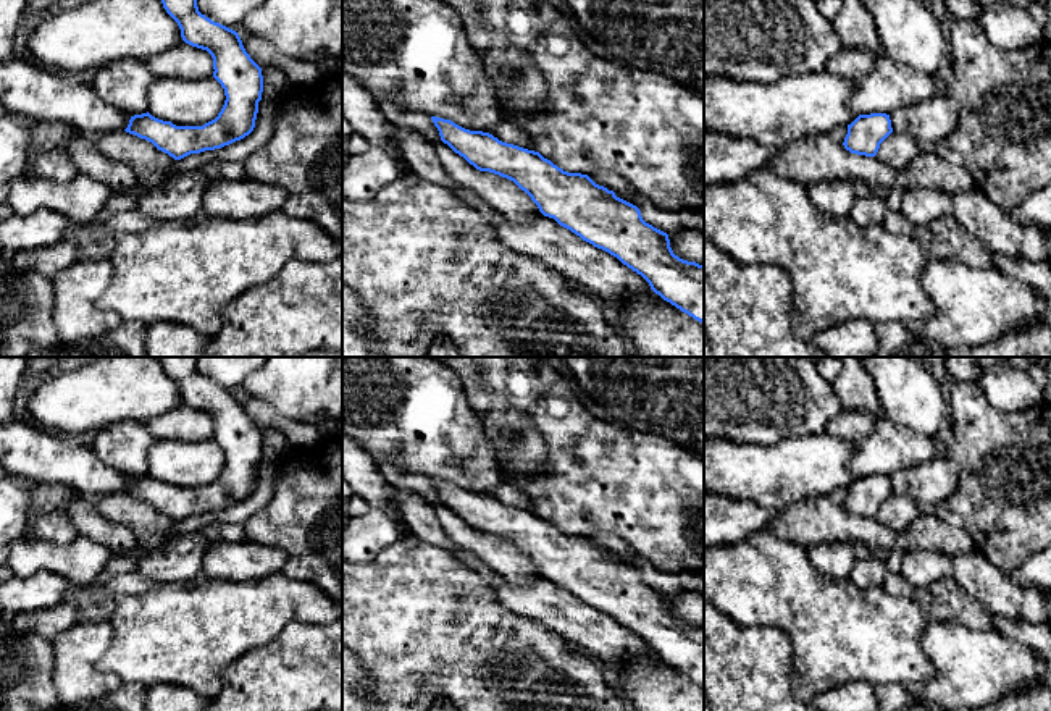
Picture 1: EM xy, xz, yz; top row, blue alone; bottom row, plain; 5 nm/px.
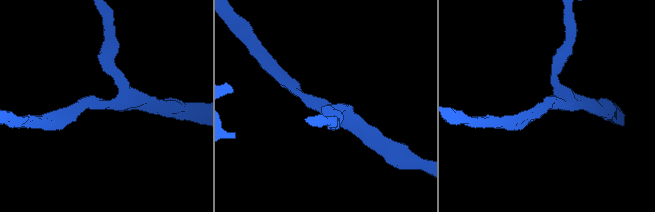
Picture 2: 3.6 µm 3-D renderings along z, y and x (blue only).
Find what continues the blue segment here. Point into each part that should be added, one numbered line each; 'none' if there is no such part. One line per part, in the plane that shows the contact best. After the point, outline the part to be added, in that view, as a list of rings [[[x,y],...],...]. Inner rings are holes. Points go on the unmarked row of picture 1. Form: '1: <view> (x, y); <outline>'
none

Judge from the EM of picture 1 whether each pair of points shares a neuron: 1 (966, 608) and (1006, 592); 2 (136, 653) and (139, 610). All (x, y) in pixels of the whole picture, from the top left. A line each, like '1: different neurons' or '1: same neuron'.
1: different neurons
2: same neuron

